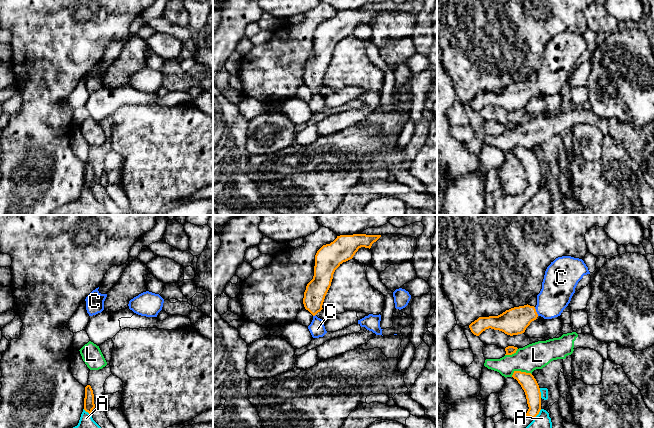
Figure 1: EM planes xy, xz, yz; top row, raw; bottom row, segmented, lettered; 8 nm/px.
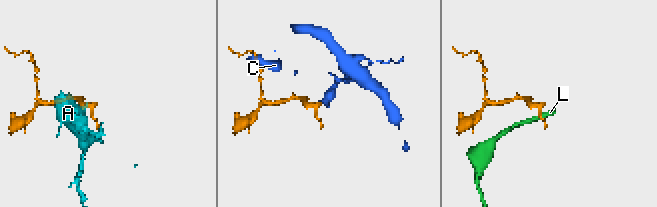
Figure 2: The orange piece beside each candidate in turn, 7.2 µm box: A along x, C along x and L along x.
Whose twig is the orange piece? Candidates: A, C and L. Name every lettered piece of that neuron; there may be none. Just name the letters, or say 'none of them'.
C

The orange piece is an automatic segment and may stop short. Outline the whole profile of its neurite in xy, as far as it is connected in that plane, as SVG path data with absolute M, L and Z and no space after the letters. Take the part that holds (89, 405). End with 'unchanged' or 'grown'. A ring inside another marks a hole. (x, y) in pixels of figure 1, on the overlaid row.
M87 385L85 387L84 410L91 414L94 408L95 404L93 390L90 385Z | unchanged

